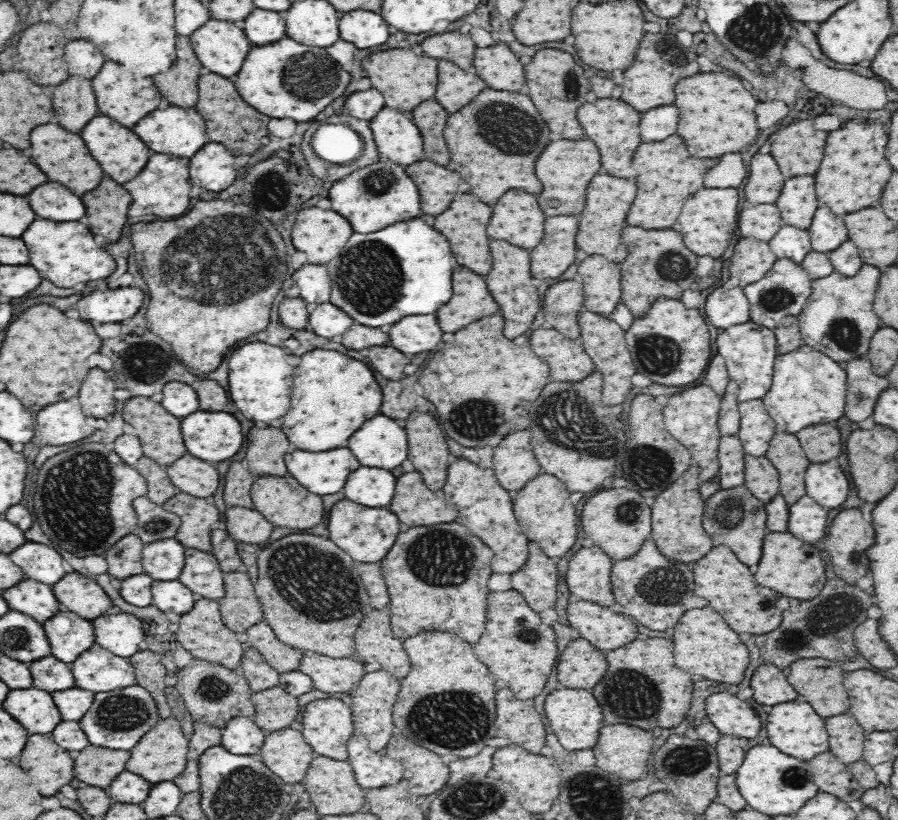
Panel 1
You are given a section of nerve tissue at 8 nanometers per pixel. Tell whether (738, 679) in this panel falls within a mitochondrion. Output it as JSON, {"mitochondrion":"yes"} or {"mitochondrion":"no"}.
{"mitochondrion":"no"}

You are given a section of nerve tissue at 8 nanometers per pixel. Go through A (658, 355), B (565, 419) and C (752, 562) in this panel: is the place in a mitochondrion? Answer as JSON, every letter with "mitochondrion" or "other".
{"A":"mitochondrion","B":"mitochondrion","C":"other"}

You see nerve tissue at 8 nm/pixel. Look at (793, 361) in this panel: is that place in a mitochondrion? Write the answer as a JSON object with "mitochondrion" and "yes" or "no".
{"mitochondrion":"no"}

